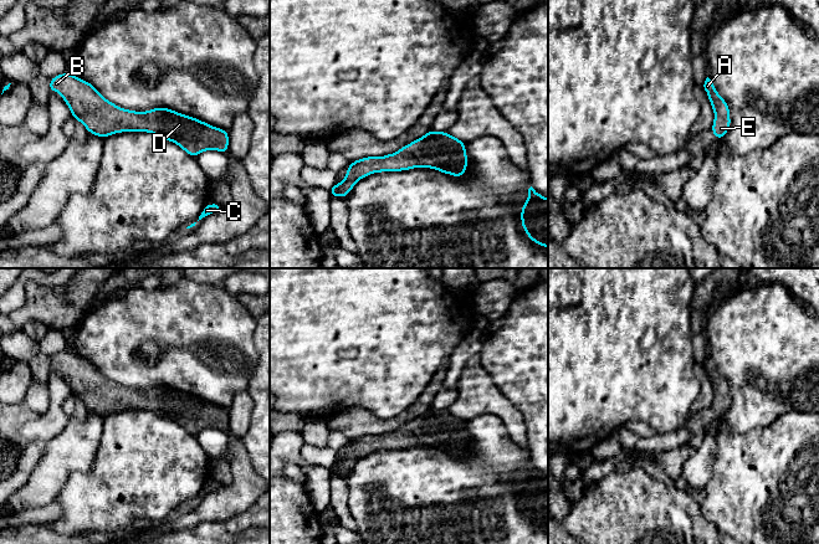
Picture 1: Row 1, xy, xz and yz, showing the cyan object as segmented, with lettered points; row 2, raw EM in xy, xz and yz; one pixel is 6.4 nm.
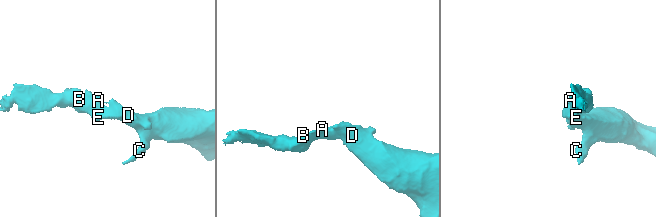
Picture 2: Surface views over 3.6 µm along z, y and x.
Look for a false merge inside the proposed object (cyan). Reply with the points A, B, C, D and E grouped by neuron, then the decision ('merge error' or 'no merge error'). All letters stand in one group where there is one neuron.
groups A B C D E; no merge error

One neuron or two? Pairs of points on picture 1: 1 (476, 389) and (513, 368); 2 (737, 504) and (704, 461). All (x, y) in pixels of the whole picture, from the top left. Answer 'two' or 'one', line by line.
1: two
2: two

